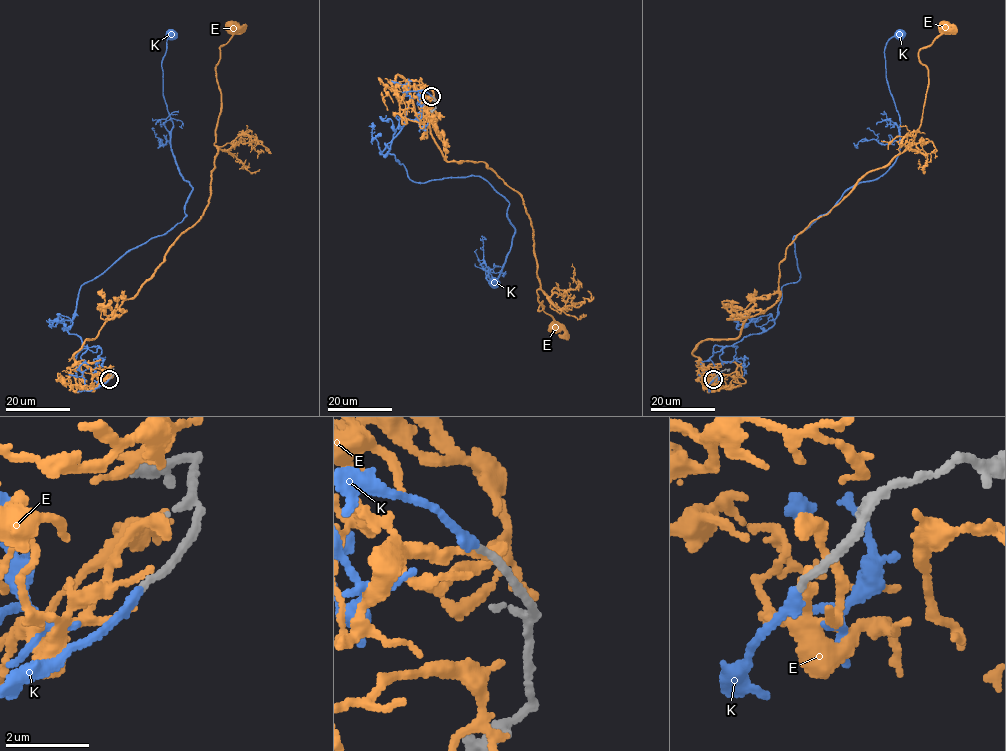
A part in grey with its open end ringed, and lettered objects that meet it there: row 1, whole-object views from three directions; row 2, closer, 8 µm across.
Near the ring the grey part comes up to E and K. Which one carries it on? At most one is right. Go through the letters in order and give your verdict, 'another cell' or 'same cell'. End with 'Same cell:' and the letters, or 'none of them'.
E: another cell
K: same cell
Same cell: K

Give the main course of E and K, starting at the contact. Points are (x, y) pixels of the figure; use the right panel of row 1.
E: (714, 378), (698, 345), (735, 338), (772, 306), (787, 246), (913, 140), (928, 86), (918, 52), (944, 29)
K: (713, 379), (708, 391), (715, 346), (766, 331), (800, 278), (793, 238), (898, 155), (884, 50), (899, 34)

